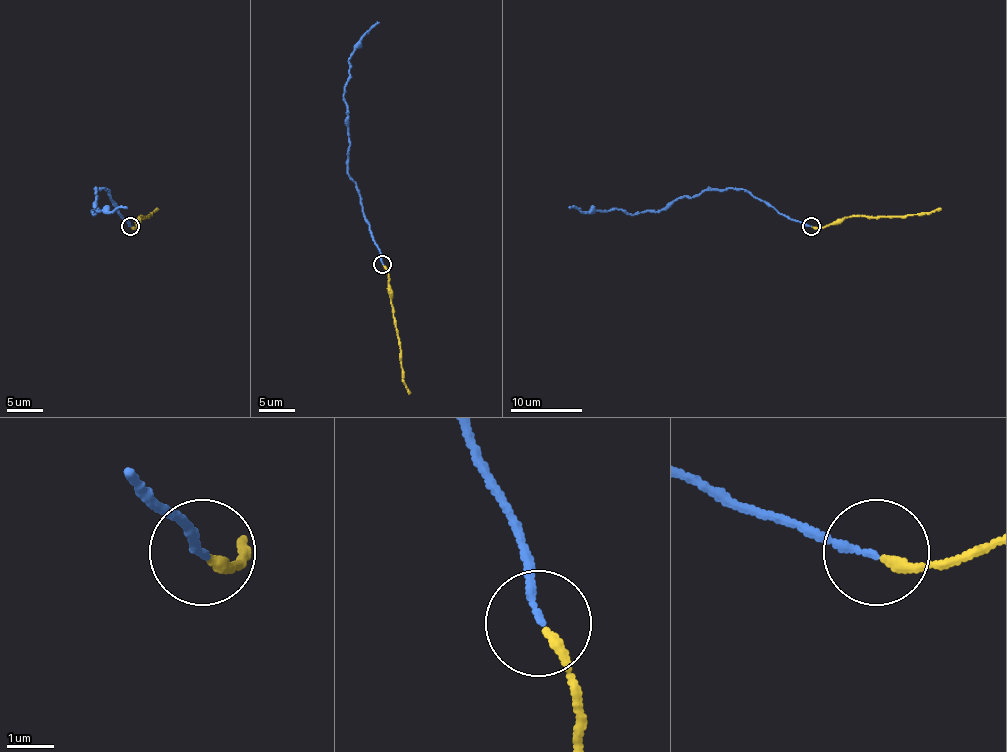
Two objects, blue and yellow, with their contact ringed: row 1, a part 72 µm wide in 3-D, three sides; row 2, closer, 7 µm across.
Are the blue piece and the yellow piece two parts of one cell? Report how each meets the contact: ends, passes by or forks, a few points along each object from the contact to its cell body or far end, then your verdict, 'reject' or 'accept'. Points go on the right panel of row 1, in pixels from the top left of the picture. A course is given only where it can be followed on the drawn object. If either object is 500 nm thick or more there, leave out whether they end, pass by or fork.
blue ends | yellow ends | blue via (812, 225), (731, 188), (703, 190), (678, 197), (662, 209), (628, 215), (569, 206) | yellow via (812, 227), (838, 224), (849, 216), (924, 215), (940, 209) | accept

